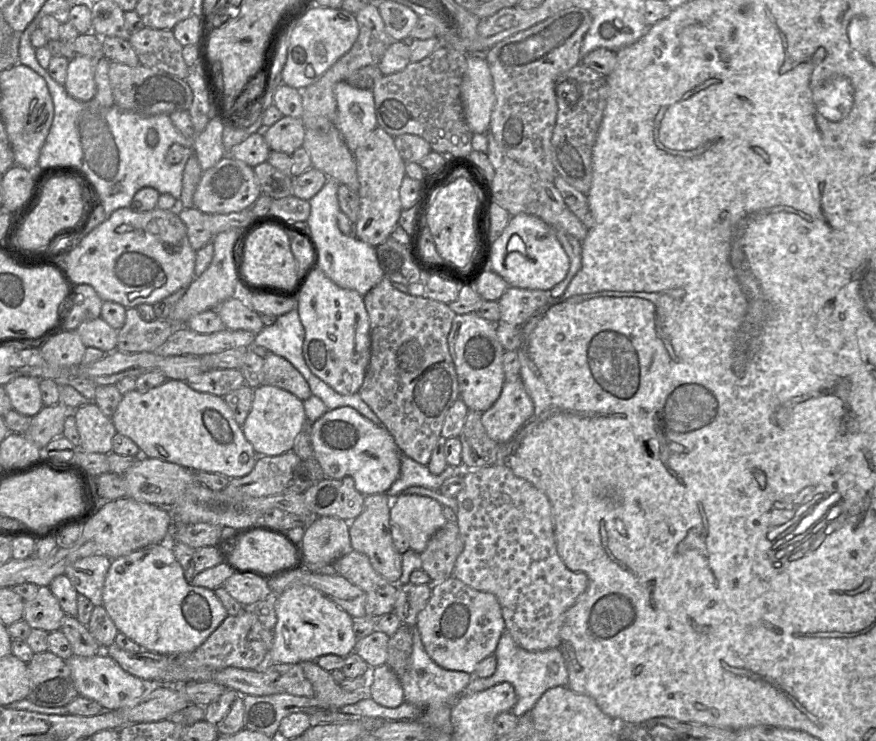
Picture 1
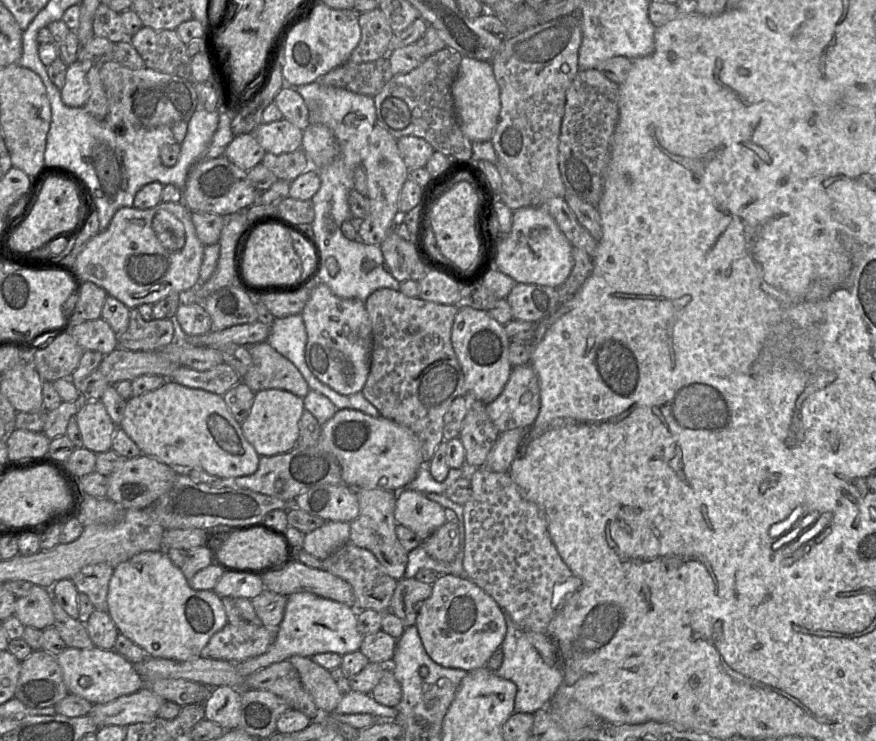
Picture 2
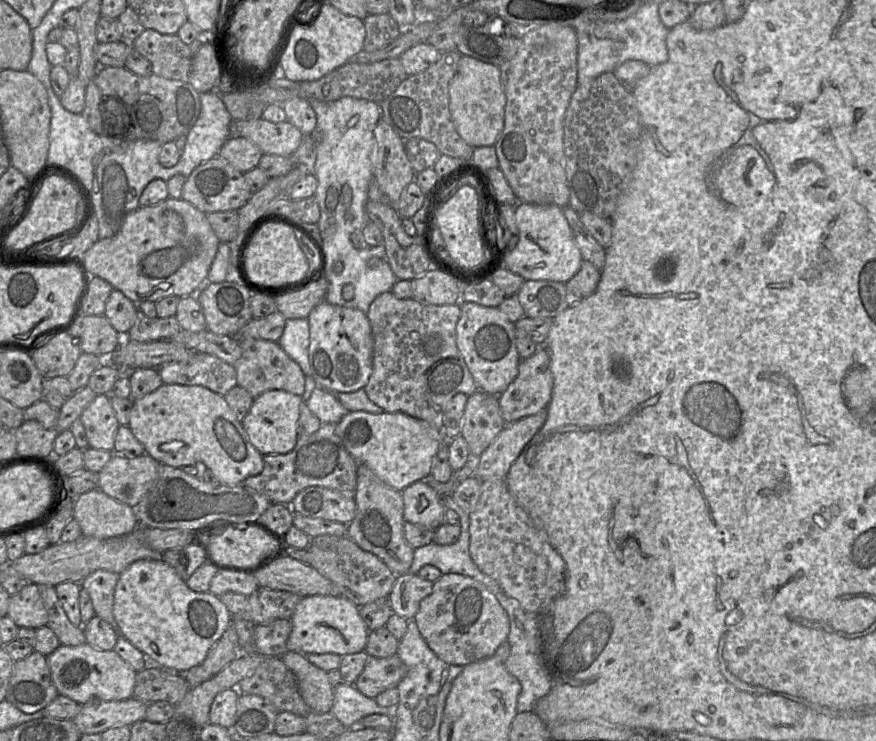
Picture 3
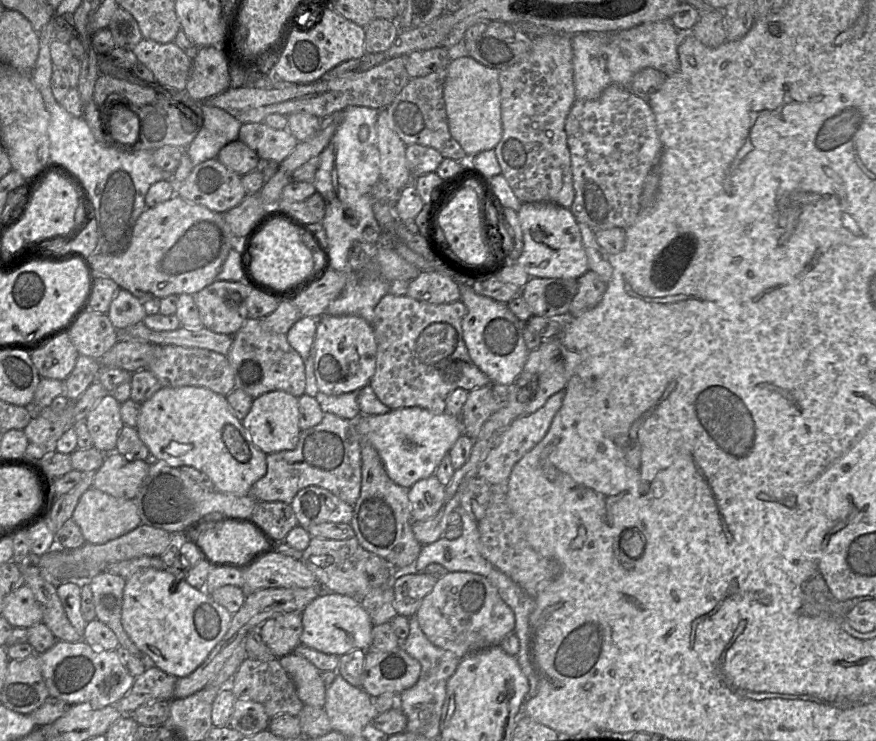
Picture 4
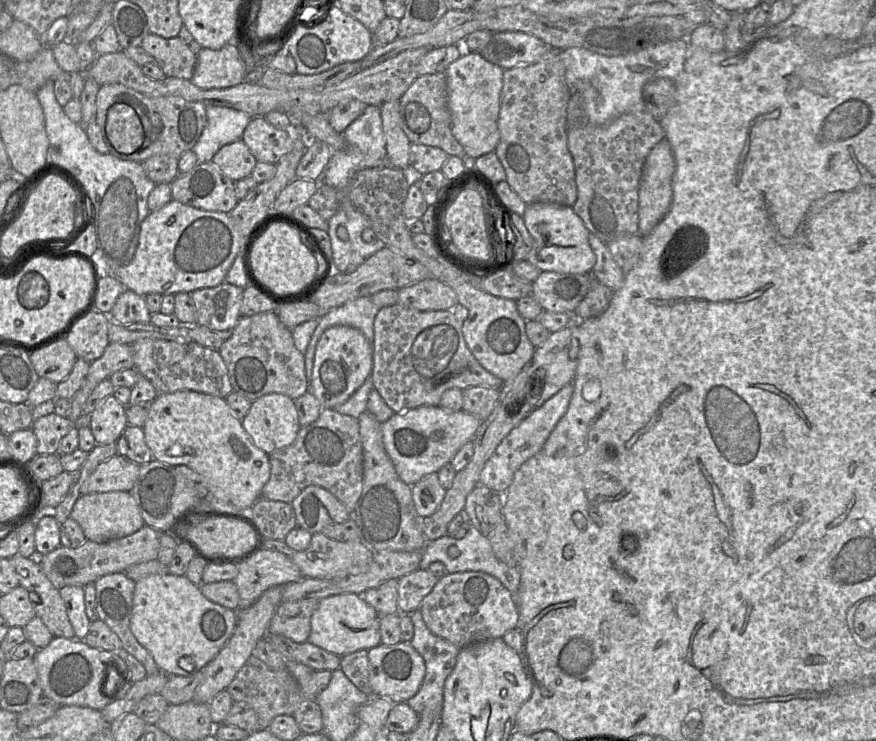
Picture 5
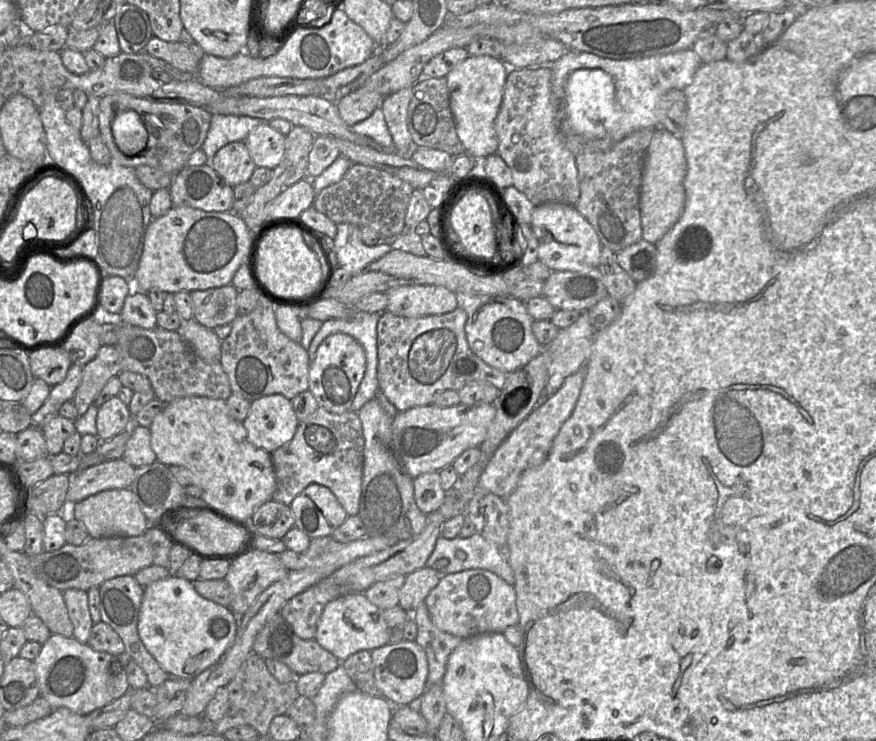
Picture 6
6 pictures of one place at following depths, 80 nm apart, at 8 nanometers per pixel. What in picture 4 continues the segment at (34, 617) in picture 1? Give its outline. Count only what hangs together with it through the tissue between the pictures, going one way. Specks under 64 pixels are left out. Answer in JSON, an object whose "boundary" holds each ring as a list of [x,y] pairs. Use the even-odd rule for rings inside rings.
{"boundary":[[[26,584],[5,595],[2,616],[13,627],[20,628],[29,628],[43,620],[41,606]]]}

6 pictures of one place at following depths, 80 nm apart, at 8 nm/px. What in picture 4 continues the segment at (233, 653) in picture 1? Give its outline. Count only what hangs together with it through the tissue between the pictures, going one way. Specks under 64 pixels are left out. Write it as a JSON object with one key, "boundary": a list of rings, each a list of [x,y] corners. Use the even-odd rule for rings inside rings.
{"boundary":[[[302,611],[274,615],[259,626],[259,634],[276,658],[293,652],[300,645]]]}

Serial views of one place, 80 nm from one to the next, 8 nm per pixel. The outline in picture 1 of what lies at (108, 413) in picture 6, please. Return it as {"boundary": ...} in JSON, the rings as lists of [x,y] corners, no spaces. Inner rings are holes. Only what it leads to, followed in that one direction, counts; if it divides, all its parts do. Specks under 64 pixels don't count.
{"boundary":[[[88,402],[73,411],[80,437],[79,450],[108,454],[112,438],[117,433],[111,418],[105,416],[94,402]]]}

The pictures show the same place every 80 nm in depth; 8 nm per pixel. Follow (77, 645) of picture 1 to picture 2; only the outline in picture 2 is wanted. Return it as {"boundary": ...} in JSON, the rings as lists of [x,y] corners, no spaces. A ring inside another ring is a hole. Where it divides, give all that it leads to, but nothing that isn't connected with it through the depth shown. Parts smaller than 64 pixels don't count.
{"boundary":[[[55,599],[53,603],[53,614],[53,626],[67,647],[78,649],[94,647],[85,624],[80,622],[78,619],[70,617]]]}

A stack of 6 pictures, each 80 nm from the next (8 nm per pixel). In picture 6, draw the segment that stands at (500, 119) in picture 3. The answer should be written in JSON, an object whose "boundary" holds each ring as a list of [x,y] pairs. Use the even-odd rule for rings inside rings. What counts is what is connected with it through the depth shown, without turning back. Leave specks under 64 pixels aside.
{"boundary":[[[469,55],[446,76],[450,109],[455,121],[456,133],[465,153],[473,159],[484,159],[497,151],[498,138],[495,119],[502,102],[509,69],[499,58],[487,55]]]}

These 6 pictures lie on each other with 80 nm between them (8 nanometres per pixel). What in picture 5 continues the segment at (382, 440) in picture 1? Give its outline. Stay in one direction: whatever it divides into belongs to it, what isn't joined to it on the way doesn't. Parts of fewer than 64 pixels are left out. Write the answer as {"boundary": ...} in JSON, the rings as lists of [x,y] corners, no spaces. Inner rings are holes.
{"boundary":[[[420,406],[403,412],[394,413],[381,423],[384,447],[391,458],[399,477],[407,484],[414,485],[424,476],[436,473],[449,463],[458,450],[474,438],[481,421],[464,410],[448,411],[438,406]]]}

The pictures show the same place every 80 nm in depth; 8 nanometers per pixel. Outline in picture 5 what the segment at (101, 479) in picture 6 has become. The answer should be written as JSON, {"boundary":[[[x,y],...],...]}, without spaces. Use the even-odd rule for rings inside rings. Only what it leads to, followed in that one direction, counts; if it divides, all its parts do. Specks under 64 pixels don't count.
{"boundary":[[[116,454],[100,463],[83,482],[80,493],[130,491],[138,477],[140,464]]]}

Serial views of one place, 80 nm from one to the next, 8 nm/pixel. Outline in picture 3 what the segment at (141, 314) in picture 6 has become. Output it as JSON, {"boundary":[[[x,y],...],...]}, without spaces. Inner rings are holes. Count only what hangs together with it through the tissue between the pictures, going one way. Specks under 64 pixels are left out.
{"boundary":[[[113,290],[106,301],[104,316],[113,328],[122,336],[126,336],[134,325],[138,313],[138,305],[119,290]]]}

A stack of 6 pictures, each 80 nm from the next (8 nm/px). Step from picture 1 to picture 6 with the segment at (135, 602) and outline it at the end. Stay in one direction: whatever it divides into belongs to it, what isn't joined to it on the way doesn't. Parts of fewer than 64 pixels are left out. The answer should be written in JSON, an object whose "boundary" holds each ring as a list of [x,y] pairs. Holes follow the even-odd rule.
{"boundary":[[[169,575],[143,589],[138,635],[170,677],[192,681],[215,664],[232,644],[237,626],[238,617],[229,607],[203,598],[196,592],[193,582],[180,576]]]}

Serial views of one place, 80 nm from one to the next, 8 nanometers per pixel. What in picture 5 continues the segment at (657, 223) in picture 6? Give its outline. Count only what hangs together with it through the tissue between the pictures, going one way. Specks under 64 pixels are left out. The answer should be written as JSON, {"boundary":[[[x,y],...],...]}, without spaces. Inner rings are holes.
{"boundary":[[[664,137],[649,152],[638,195],[638,234],[647,236],[668,213],[673,199],[676,164],[670,143]]]}

